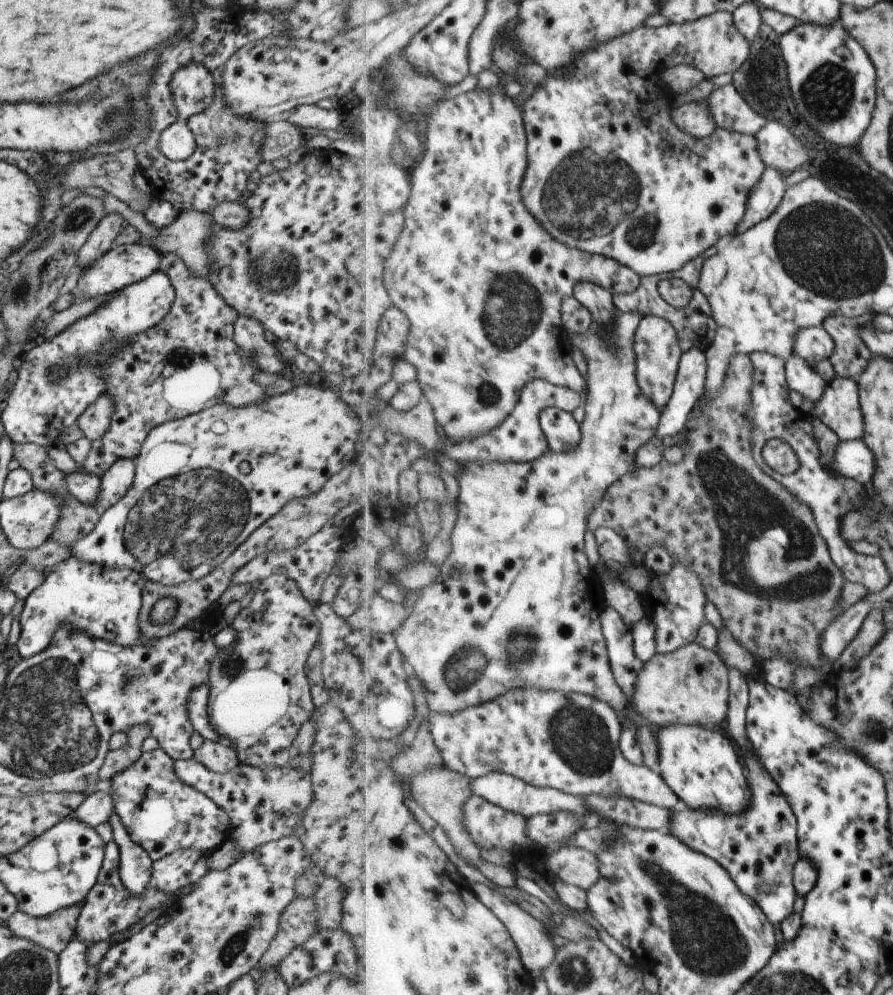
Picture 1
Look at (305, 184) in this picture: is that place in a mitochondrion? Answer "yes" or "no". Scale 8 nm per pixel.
no

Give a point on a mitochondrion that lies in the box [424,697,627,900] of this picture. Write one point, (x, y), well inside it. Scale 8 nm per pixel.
(580, 736)

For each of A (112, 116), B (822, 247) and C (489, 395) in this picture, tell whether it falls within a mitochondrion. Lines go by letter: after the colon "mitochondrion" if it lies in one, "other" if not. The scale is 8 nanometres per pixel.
A: mitochondrion
B: mitochondrion
C: mitochondrion

